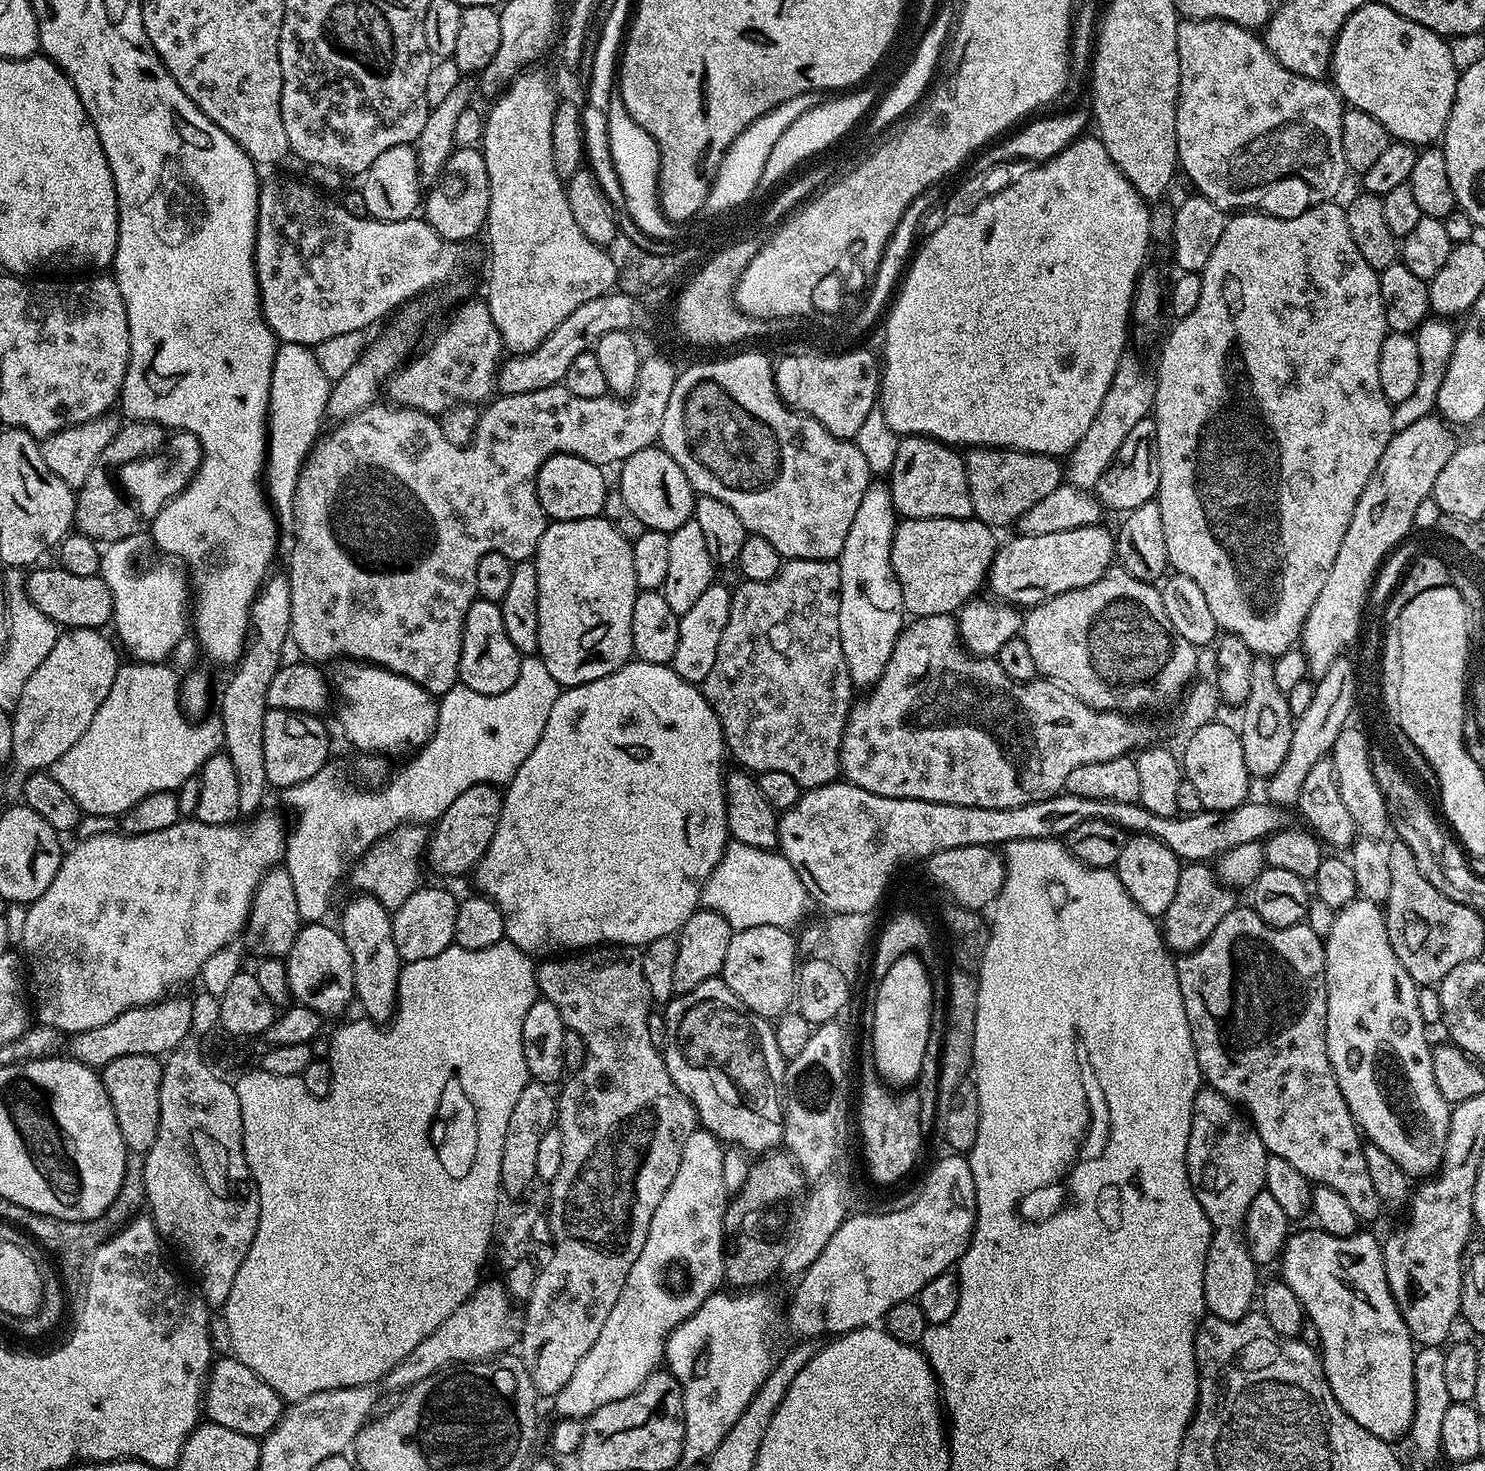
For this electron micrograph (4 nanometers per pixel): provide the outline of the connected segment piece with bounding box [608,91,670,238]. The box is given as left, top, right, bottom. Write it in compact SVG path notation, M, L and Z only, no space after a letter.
M619 91L610 94L608 126L609 150L625 194L623 211L646 235L653 238L667 237L670 224L664 218L664 211L660 209L660 151L654 138L650 138L650 134L646 134L646 130L642 130L642 126L638 126L634 118L630 118L630 110L626 110Z

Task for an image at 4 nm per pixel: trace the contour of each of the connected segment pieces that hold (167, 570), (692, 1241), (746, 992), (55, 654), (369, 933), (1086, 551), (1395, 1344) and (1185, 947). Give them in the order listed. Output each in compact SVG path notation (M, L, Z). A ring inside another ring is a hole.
M137 534L111 541L100 553L98 575L106 582L106 586L110 586L110 594L114 598L111 623L116 624L116 632L121 640L119 643L128 647L132 655L129 657L133 661L158 664L167 661L179 640L189 635L190 580L172 562L152 564L139 572L136 559L144 552L142 536Z
M697 1130L686 1138L686 1146L682 1150L682 1162L678 1162L678 1174L674 1174L674 1182L662 1194L662 1202L658 1202L658 1210L654 1210L654 1218L650 1218L650 1234L646 1234L646 1246L642 1246L642 1254L638 1254L638 1262L630 1269L626 1278L626 1286L622 1286L622 1294L618 1294L618 1302L614 1302L614 1310L610 1310L610 1318L606 1318L606 1326L602 1326L602 1334L598 1334L598 1342L574 1366L574 1374L570 1374L570 1382L554 1397L556 1416L569 1416L575 1420L584 1420L594 1410L606 1406L610 1402L618 1402L642 1382L651 1372L657 1371L664 1360L664 1343L673 1332L706 1298L721 1287L724 1280L724 1209L726 1193L722 1182L722 1158L724 1148L712 1132Z
M750 926L741 932L733 931L726 950L722 979L748 1011L765 1018L775 1018L793 1007L796 998L796 973L798 971L798 940L789 929L778 926Z
M74 628L57 635L50 654L44 656L42 666L26 678L12 718L12 758L20 764L43 764L46 770L86 734L94 714L100 712L106 694L116 681L121 661L116 660L117 645L95 628Z
M356 894L340 916L338 931L350 950L350 962L354 966L355 999L364 1007L363 1015L373 1024L385 1025L396 1015L396 999L400 989L402 961L398 946L394 946L392 912L384 909L383 899L372 894Z
M1091 524L1090 526L1082 526L1081 528L1075 528L1074 530L1058 530L1058 534L1034 534L1033 536L1022 536L1019 534L1013 535L1013 540L1009 544L1001 543L999 545L997 554L992 559L992 568L988 572L988 578L986 581L987 587L992 587L991 595L997 599L1012 603L1019 606L1021 609L1027 610L1034 608L1036 605L1041 604L1043 600L1049 600L1051 596L1057 596L1063 592L1069 592L1072 588L1085 588L1090 586L1094 582L1098 582L1098 578L1102 578L1104 573L1109 568L1113 567L1114 557L1116 554L1116 541L1111 531L1107 532L1104 526L1100 524Z
M1311 1227L1305 1232L1293 1231L1289 1235L1288 1241L1284 1244L1284 1252L1278 1261L1279 1275L1286 1282L1286 1286L1290 1286L1290 1290L1294 1290L1294 1294L1298 1294L1298 1302L1304 1307L1305 1317L1318 1328L1318 1337L1321 1338L1319 1351L1322 1353L1324 1361L1324 1372L1328 1375L1328 1385L1340 1409L1351 1420L1358 1422L1358 1426L1362 1426L1362 1430L1370 1430L1370 1434L1374 1434L1374 1438L1382 1438L1389 1442L1397 1442L1396 1440L1402 1439L1403 1436L1405 1439L1411 1433L1412 1419L1414 1418L1414 1358L1417 1349L1414 1347L1414 1341L1408 1332L1406 1322L1390 1294L1390 1286L1386 1282L1386 1266L1384 1265L1384 1250L1381 1241L1379 1239L1376 1241L1370 1233L1364 1232L1364 1230L1357 1231L1354 1236L1335 1236L1329 1232L1321 1232L1319 1227Z
M1185 863L1178 874L1178 890L1162 917L1164 943L1176 954L1195 952L1202 942L1206 942L1206 938L1210 938L1210 934L1214 934L1214 926L1218 926L1218 922L1222 922L1222 918L1237 907L1236 896L1233 889L1220 883L1219 876L1207 863Z

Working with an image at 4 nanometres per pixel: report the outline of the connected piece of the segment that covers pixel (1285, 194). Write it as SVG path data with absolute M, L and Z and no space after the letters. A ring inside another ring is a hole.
M1205 20L1193 25L1193 28L1179 29L1176 45L1176 53L1180 59L1180 98L1176 105L1176 159L1182 172L1192 179L1192 184L1196 187L1193 189L1199 195L1210 198L1210 202L1214 202L1214 206L1218 206L1226 214L1235 213L1237 210L1255 210L1278 218L1298 218L1298 214L1306 214L1306 210L1314 206L1335 201L1336 195L1344 188L1344 179L1350 176L1346 154L1342 150L1342 118L1346 108L1335 87L1328 85L1327 88L1320 84L1324 82L1319 79L1297 76L1296 73L1288 71L1268 51L1265 41L1261 37L1259 40L1252 33L1255 31L1249 30L1245 25L1233 24L1231 20ZM1283 124L1284 132L1272 132Z

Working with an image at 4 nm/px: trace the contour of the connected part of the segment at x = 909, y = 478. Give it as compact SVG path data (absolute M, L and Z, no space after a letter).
M905 436L894 454L890 473L892 501L897 513L910 520L958 518L972 516L970 486L964 456L953 445L943 444L929 436Z

